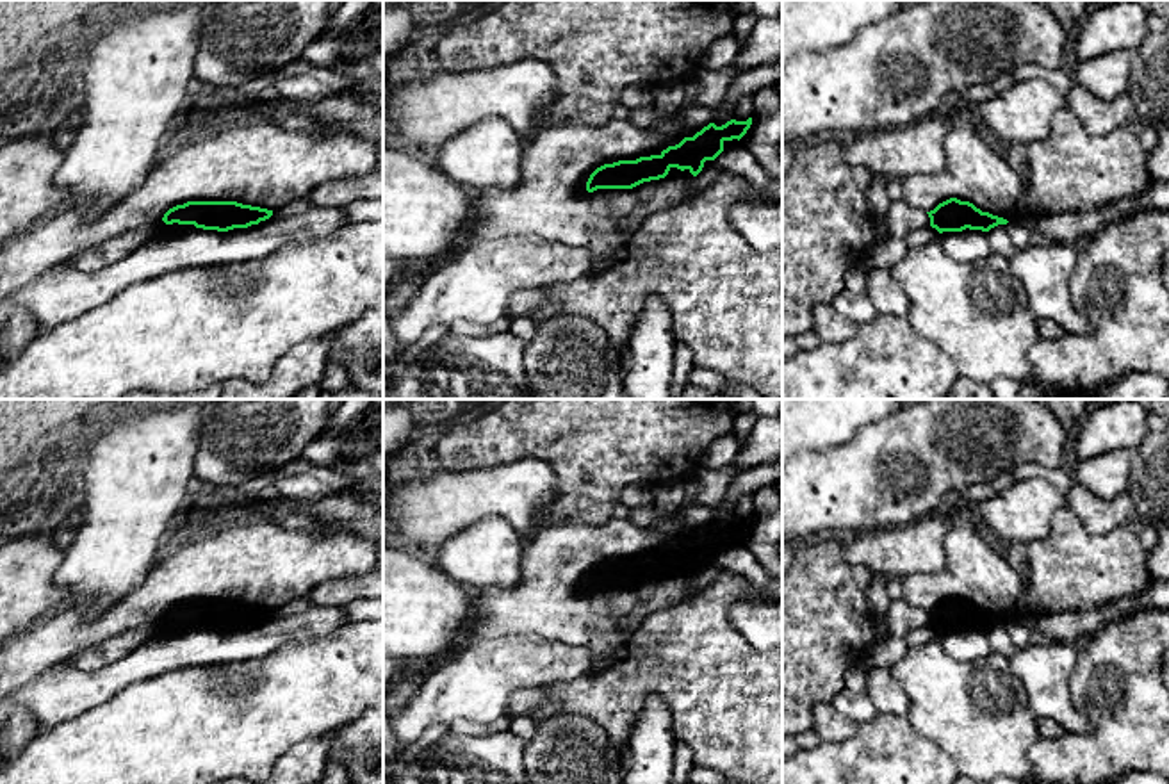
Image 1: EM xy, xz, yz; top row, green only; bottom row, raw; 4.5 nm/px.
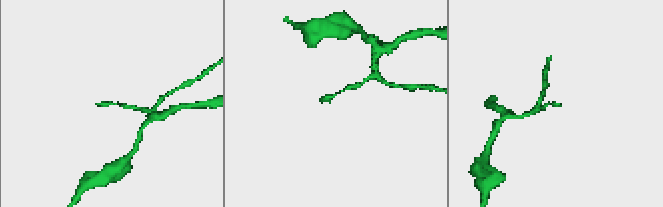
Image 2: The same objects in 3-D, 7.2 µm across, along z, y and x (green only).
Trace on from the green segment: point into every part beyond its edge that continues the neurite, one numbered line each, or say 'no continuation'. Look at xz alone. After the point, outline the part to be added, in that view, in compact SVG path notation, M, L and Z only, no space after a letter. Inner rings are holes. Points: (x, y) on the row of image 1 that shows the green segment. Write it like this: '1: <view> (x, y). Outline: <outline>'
no continuation

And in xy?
1: xy (175, 228). Outline: M164 221L157 223L157 237L166 237L166 235L178 235L182 232L189 232L189 230L194 230L196 226L194 225L178 225L178 223L173 223L173 225L166 225Z

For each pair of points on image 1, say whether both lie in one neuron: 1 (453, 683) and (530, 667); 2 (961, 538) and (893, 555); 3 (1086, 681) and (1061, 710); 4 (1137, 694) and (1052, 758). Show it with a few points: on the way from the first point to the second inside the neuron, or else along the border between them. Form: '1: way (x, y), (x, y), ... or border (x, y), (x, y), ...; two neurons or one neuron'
1: way (473, 683), (492, 669), (510, 667); one neuron
2: border (952, 522), (945, 565), (916, 574); two neurons
3: border (1080, 656), (1071, 704), (1089, 720), (1089, 734); two neurons
4: way (1125, 718), (1086, 758), (1077, 758); one neuron

